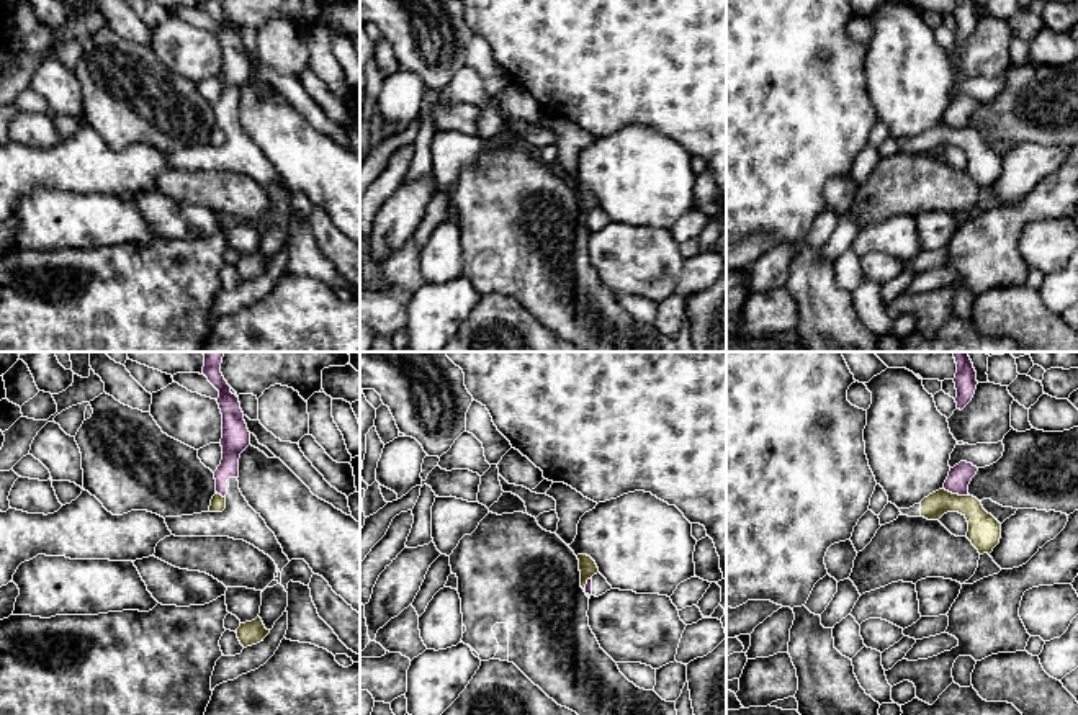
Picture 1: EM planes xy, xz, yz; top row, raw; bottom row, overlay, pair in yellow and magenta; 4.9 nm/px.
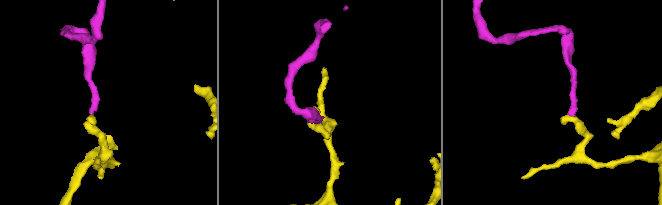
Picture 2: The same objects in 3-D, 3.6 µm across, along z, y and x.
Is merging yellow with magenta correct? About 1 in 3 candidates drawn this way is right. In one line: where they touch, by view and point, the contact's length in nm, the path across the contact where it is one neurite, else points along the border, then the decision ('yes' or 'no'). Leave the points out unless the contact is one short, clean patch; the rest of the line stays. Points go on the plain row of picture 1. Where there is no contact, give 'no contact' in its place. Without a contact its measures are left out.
meets yellow in yz at (957, 128); contact 130 nm long; border along yz (944, 121), (952, 126), (969, 128); no

